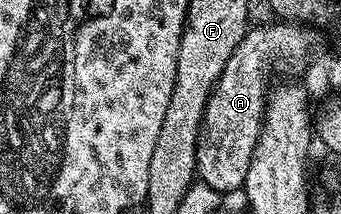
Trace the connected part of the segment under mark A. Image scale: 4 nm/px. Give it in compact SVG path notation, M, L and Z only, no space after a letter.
M273 22L274 24L262 24L257 28L257 26L251 27L244 34L244 38L240 42L240 46L236 46L236 50L232 50L232 58L228 58L228 66L224 66L224 74L220 74L220 78L216 82L216 86L212 90L212 94L208 98L208 106L204 110L204 118L202 119L202 125L198 131L198 170L197 175L200 180L206 183L221 194L227 194L227 192L234 192L245 185L246 179L248 178L248 166L252 162L252 154L256 150L256 142L260 138L262 133L262 120L266 117L266 98L272 87L272 79L270 80L270 75L273 74L277 68L299 68L299 70L305 69L307 67L308 61L312 56L312 49L310 50L310 36L305 27L301 23L295 22Z

